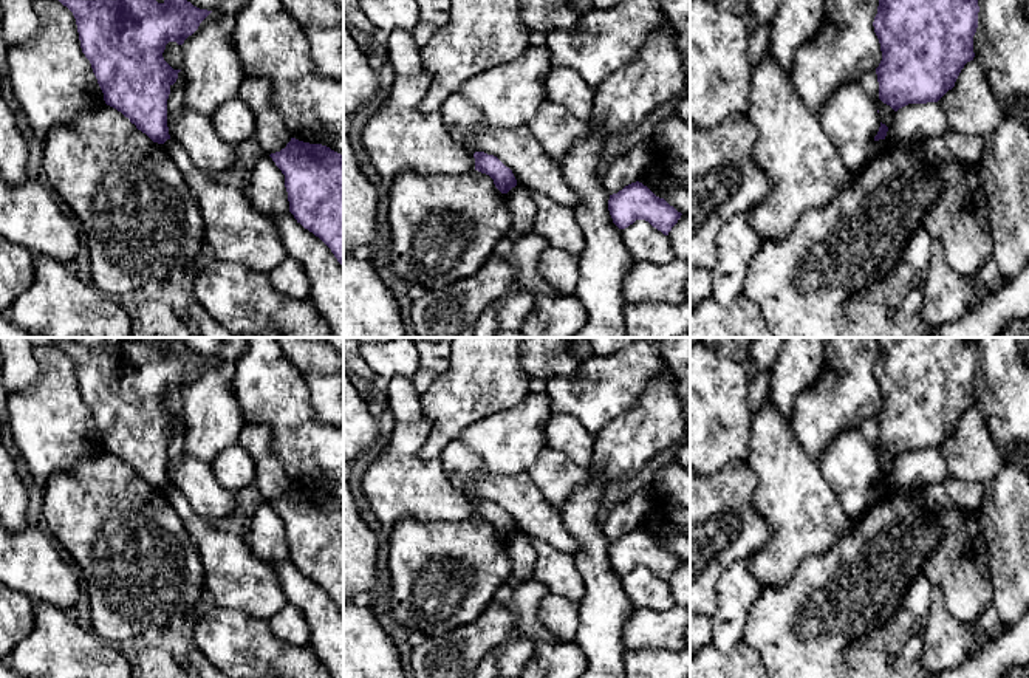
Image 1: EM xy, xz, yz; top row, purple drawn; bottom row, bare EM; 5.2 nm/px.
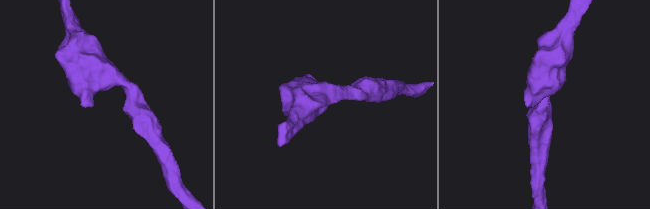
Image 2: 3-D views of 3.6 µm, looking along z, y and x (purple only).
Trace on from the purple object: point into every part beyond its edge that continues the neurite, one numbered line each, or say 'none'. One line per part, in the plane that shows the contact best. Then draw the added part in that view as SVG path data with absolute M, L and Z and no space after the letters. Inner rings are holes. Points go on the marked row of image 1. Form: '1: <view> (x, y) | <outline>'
none

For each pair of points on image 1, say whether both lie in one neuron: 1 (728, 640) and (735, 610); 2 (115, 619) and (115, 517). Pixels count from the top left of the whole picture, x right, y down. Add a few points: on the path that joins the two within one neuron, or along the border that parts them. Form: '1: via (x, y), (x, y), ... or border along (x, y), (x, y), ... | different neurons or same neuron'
1: via (728, 632), (734, 618) | same neuron
2: via (115, 595), (115, 542) | same neuron

